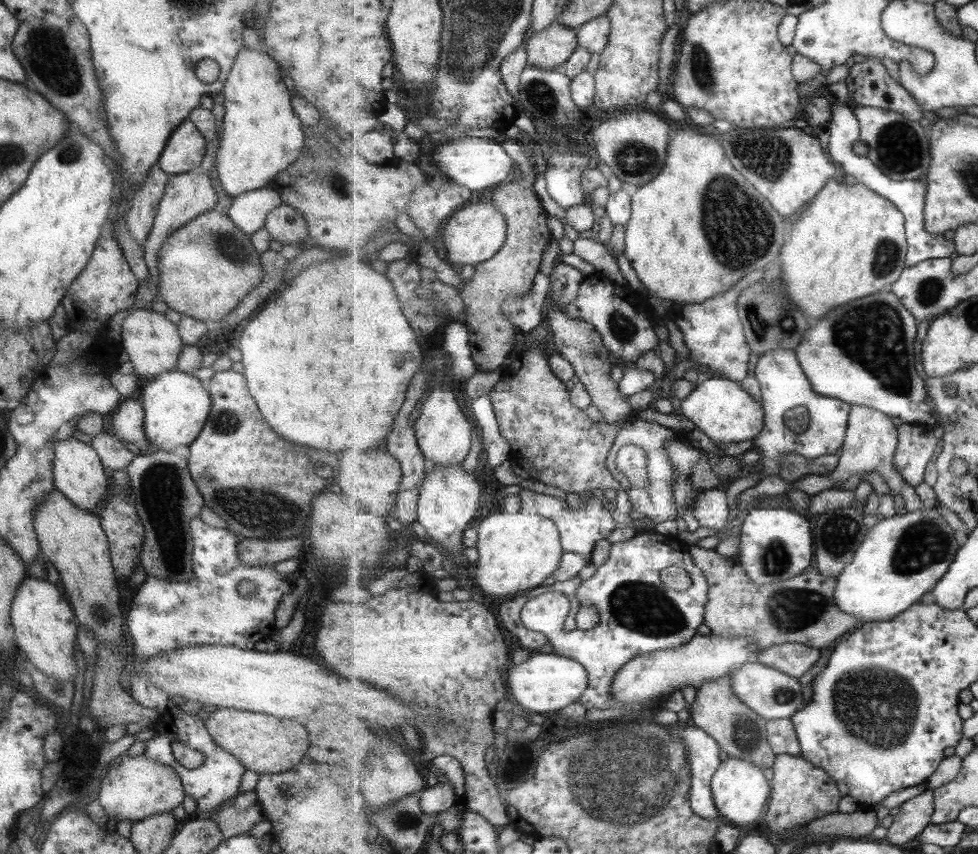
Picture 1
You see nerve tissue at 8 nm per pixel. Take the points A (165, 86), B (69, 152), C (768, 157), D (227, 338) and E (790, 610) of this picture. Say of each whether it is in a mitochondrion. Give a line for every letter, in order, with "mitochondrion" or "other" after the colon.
A: other
B: mitochondrion
C: mitochondrion
D: other
E: mitochondrion

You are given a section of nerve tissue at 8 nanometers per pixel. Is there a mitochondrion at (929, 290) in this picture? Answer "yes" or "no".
yes

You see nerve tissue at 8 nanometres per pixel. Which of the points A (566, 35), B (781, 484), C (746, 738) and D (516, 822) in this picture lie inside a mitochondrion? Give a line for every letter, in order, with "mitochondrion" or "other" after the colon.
A: other
B: other
C: mitochondrion
D: other

